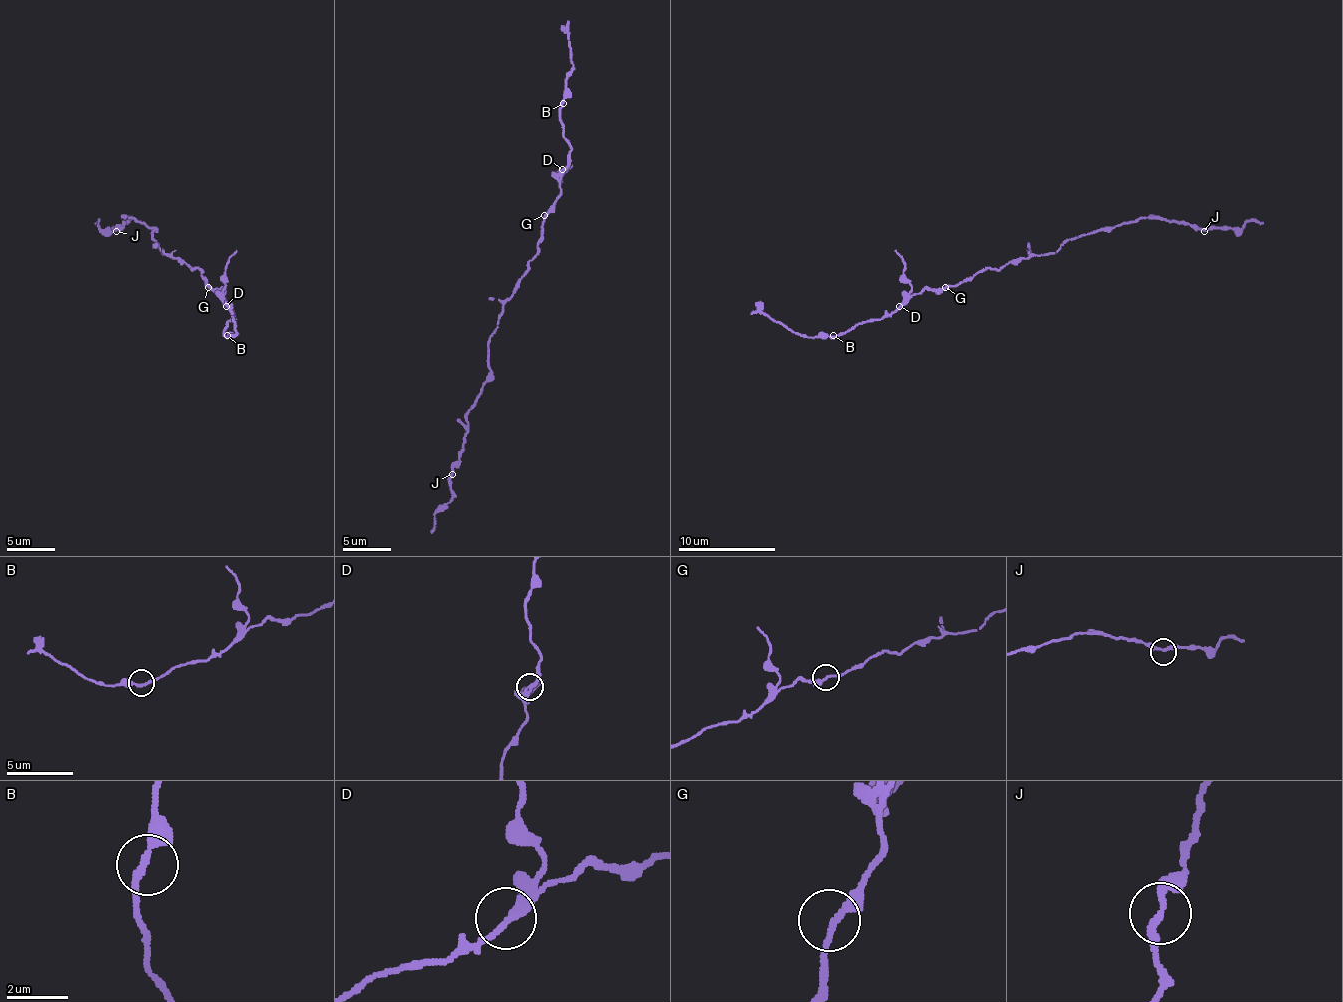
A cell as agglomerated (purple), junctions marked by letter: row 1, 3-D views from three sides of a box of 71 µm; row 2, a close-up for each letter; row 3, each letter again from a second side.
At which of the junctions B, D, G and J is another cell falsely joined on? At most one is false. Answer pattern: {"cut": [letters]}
{"cut": ["D"]}

